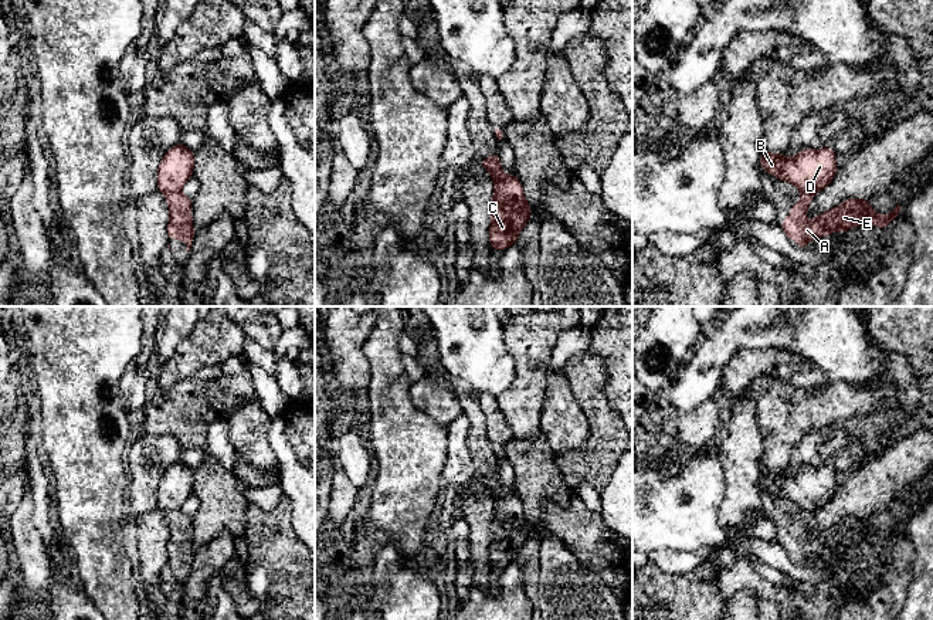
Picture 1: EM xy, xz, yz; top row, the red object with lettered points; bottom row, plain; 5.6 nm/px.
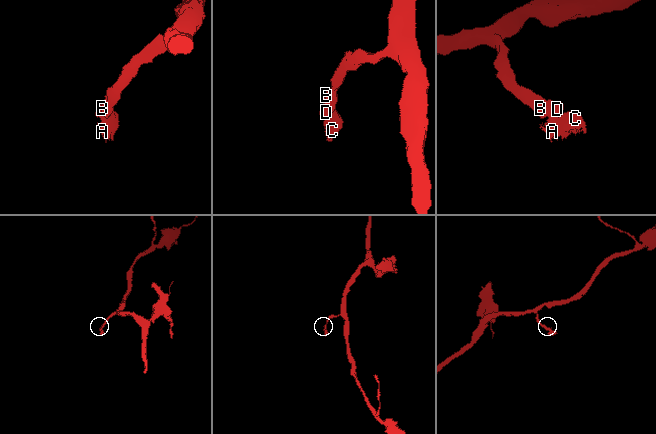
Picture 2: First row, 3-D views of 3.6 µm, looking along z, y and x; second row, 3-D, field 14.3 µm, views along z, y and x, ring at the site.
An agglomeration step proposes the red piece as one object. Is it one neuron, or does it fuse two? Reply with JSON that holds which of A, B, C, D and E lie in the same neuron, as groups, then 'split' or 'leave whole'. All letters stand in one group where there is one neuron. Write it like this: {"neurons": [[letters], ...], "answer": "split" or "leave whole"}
{"neurons": [["A", "C", "E"], ["B", "D"]], "answer": "split"}

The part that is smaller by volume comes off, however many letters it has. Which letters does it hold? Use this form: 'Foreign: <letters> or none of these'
Foreign: A, C, E

